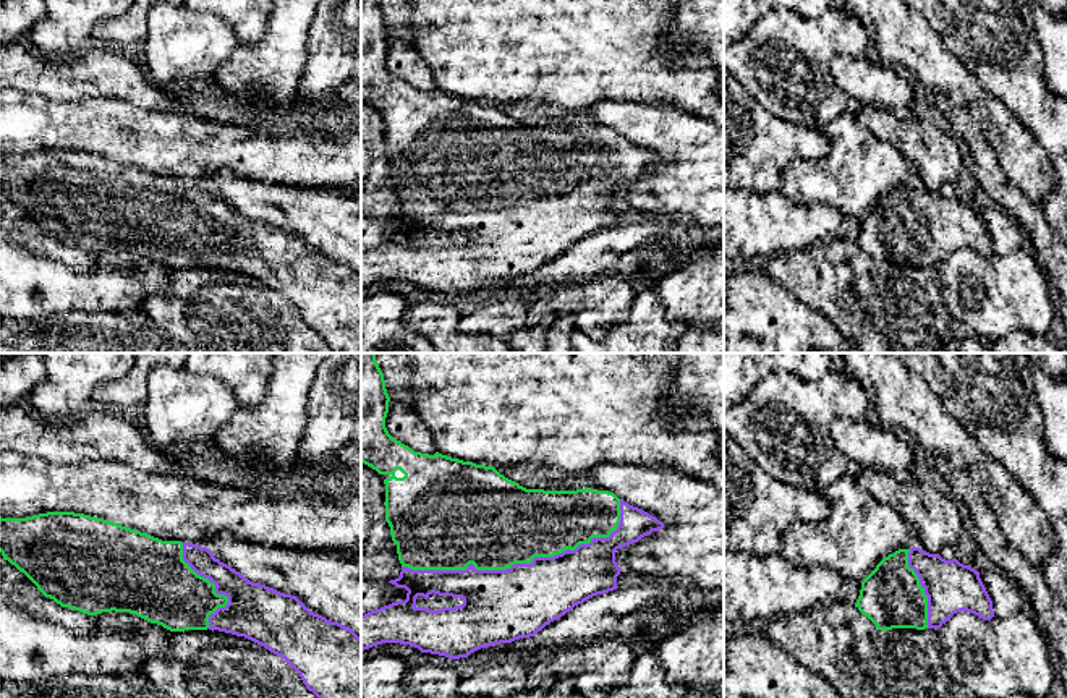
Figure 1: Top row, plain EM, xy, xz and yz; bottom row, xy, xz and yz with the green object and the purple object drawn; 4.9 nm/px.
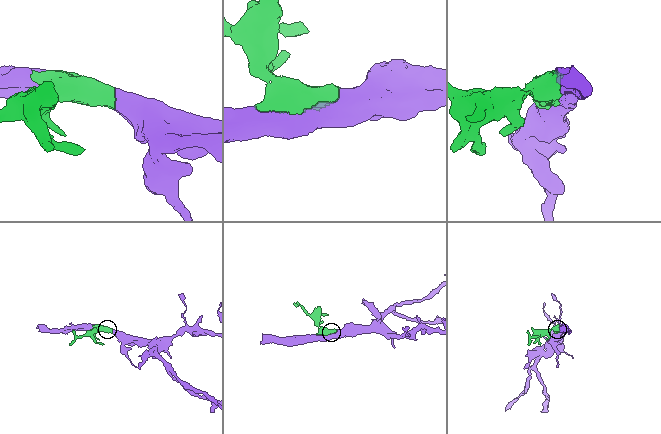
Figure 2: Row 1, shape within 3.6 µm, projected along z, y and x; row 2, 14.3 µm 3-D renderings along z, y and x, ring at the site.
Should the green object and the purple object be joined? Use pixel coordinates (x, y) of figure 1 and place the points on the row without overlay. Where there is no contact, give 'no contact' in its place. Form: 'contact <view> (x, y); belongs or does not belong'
contact xz (523, 200); belongs

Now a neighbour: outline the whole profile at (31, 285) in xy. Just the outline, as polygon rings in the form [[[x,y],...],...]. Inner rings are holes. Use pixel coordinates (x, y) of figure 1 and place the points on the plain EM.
[[[0,241],[0,317],[28,319],[76,309],[84,313],[138,311],[149,296],[165,293],[168,288],[172,269],[162,262],[130,249],[112,248],[94,254],[97,269],[92,274],[76,274],[62,261]]]

